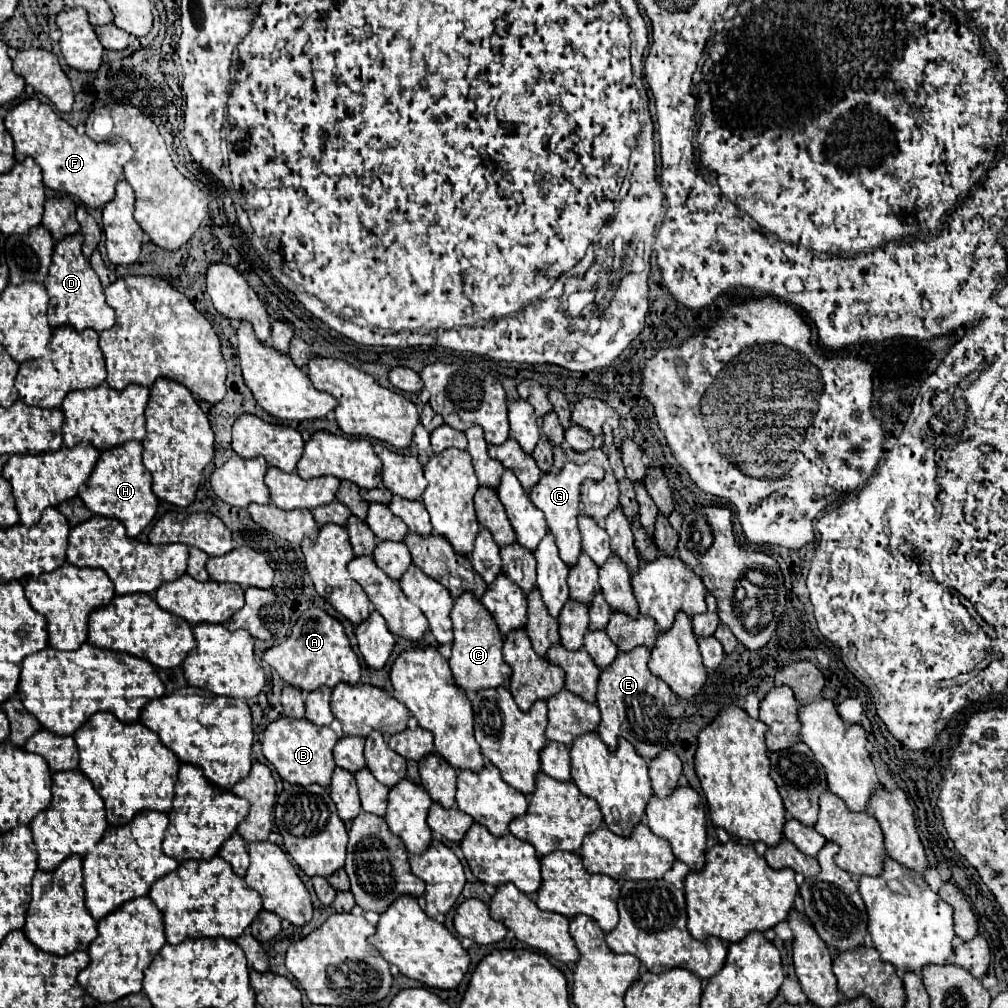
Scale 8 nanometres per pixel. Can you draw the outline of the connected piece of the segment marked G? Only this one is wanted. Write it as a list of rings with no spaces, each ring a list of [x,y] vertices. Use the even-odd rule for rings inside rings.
[[[568,462],[562,470],[554,470],[554,472],[542,474],[540,484],[536,484],[530,490],[530,500],[534,502],[534,506],[538,506],[544,512],[546,522],[548,522],[548,528],[550,528],[550,532],[556,538],[556,544],[558,544],[558,550],[560,550],[560,558],[568,566],[576,564],[576,560],[578,560],[578,556],[582,552],[582,546],[580,546],[580,530],[578,530],[576,516],[580,512],[580,484],[588,476],[598,476],[598,480],[600,480],[602,478],[602,470],[596,468],[596,466],[592,466],[592,464],[576,466],[576,464]]]

